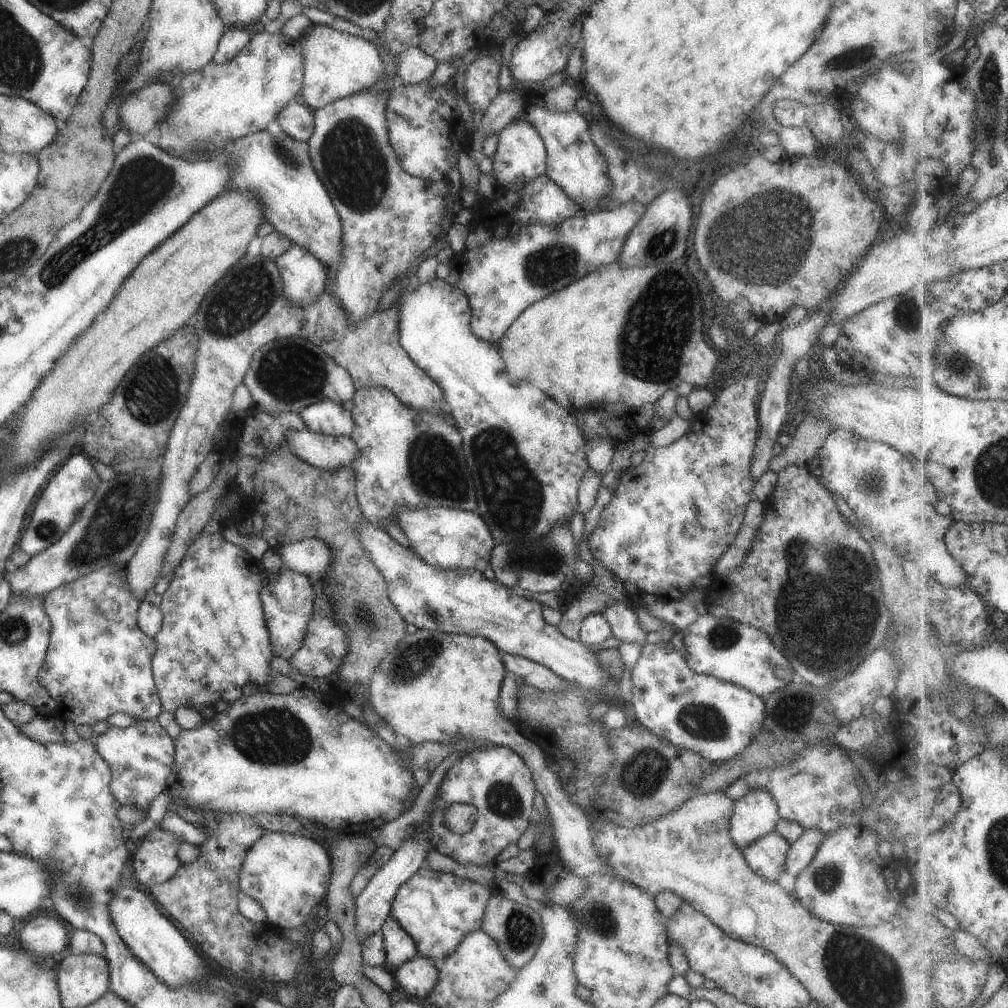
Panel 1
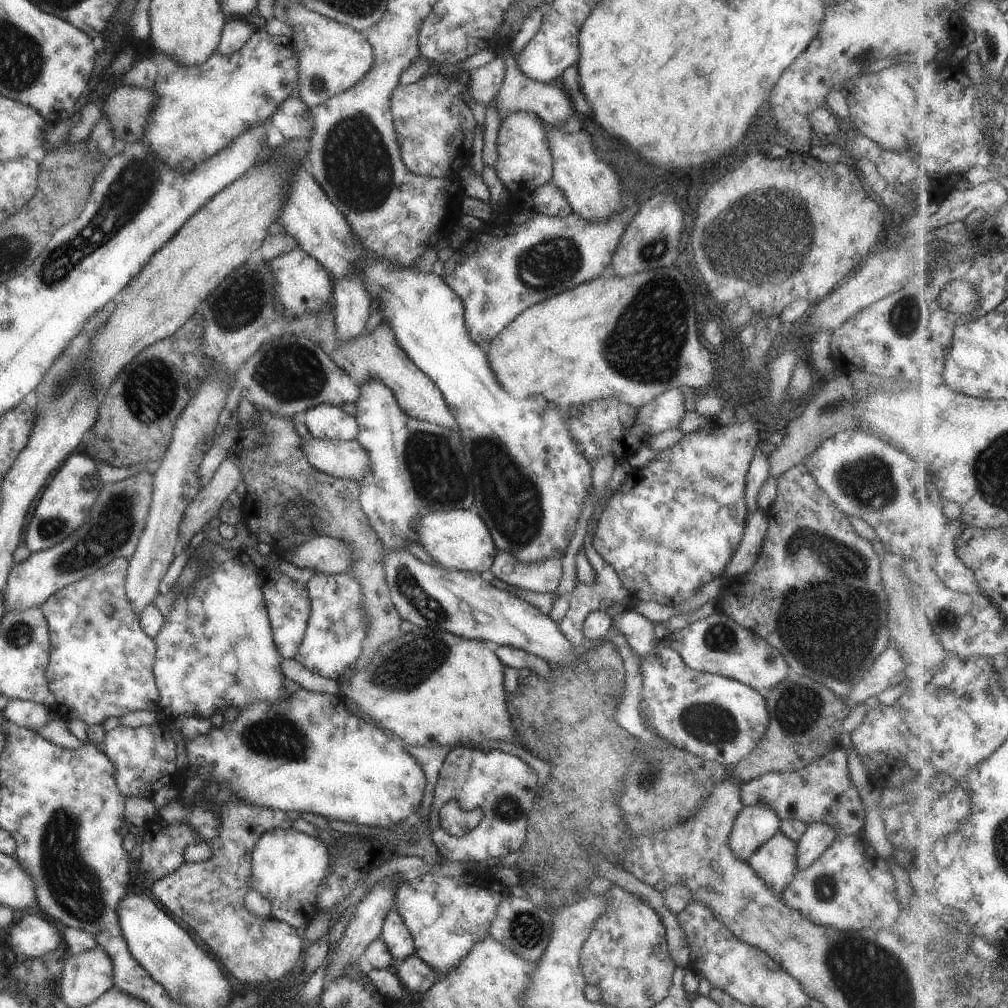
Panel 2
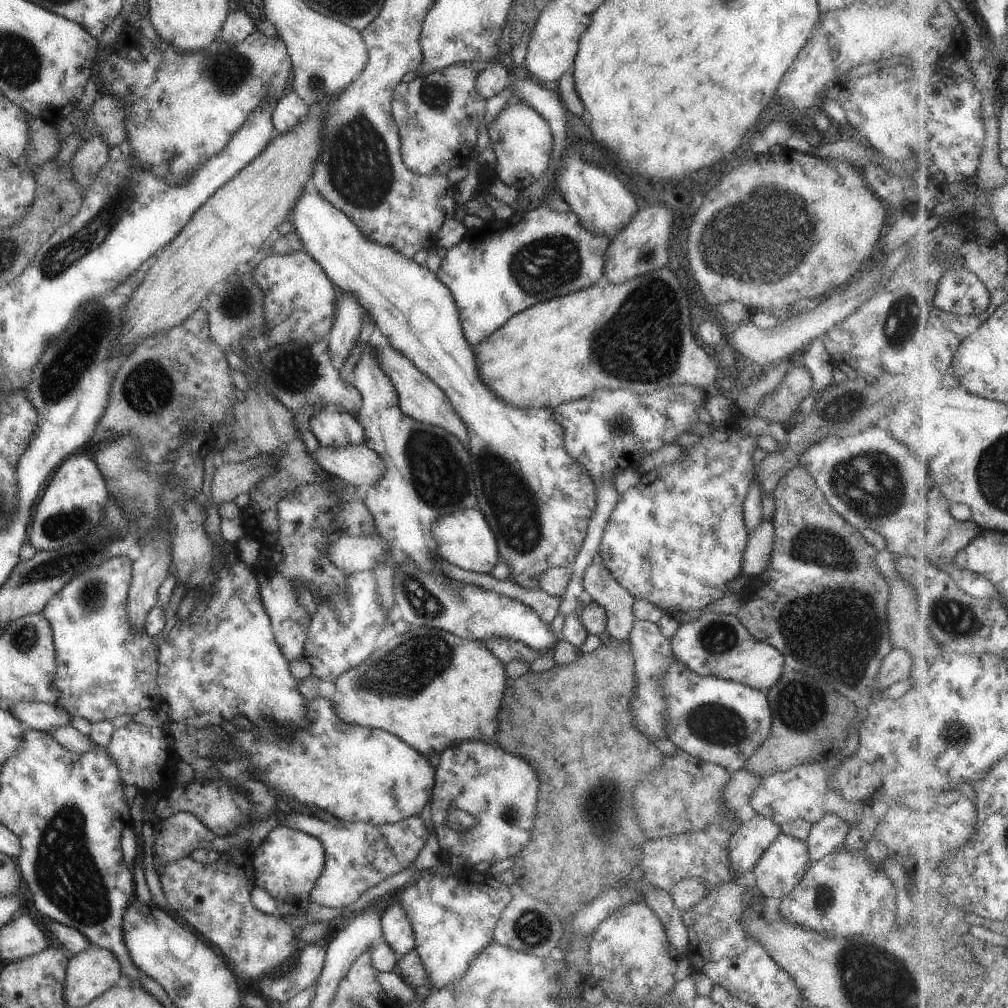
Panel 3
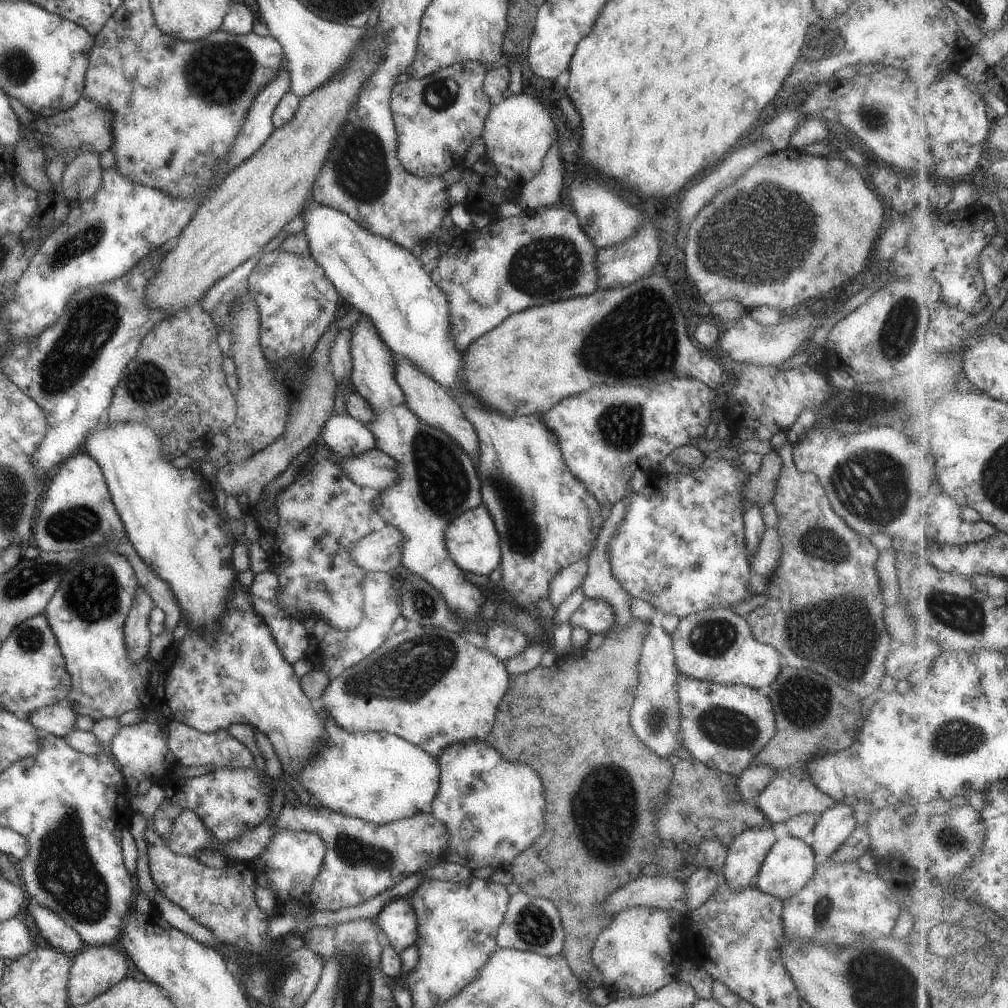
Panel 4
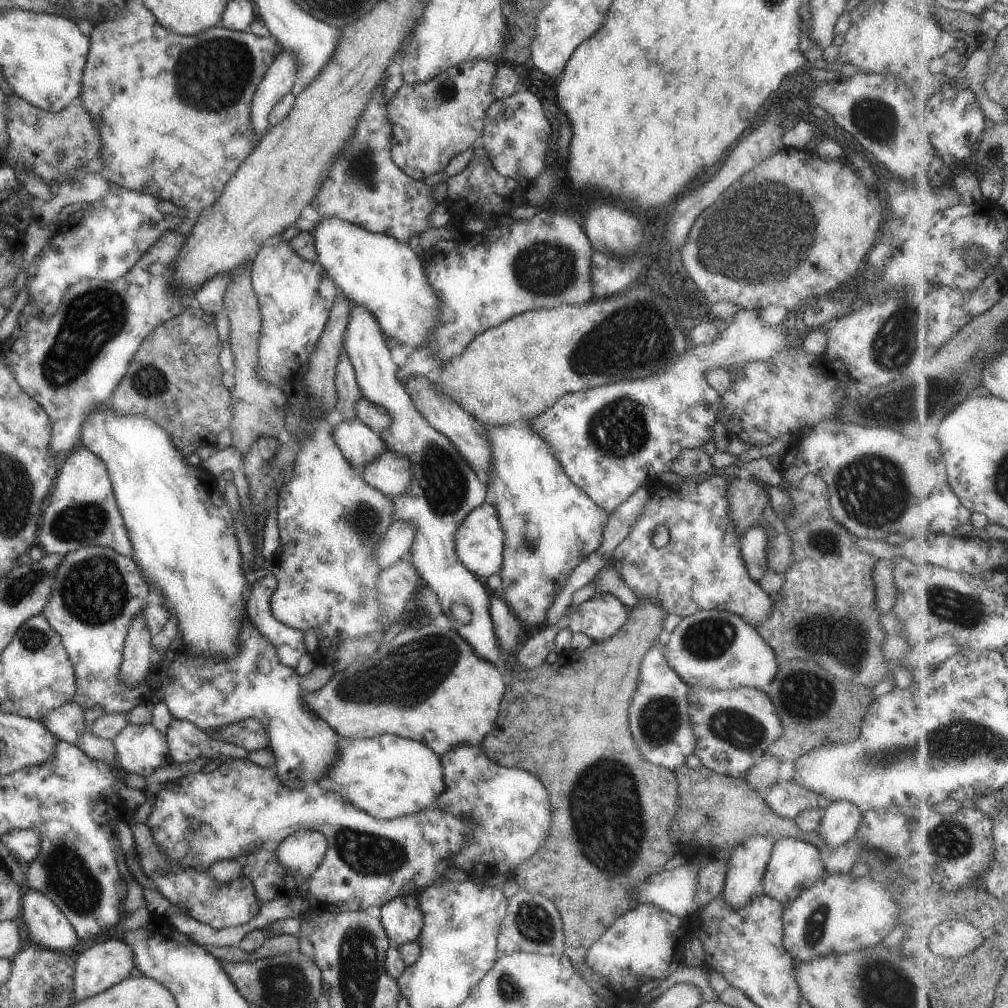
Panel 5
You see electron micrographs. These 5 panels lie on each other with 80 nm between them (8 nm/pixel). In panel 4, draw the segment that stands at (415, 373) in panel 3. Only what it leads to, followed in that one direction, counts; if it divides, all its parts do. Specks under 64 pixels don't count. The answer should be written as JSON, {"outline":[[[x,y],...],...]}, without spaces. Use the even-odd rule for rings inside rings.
{"outline":[[[394,364],[394,379],[397,386],[403,391],[404,402],[407,408],[426,425],[442,430],[450,436],[465,454],[473,461],[478,458],[479,447],[473,425],[465,418],[461,405],[453,398],[445,386],[441,386],[425,372],[420,371],[411,364]]]}

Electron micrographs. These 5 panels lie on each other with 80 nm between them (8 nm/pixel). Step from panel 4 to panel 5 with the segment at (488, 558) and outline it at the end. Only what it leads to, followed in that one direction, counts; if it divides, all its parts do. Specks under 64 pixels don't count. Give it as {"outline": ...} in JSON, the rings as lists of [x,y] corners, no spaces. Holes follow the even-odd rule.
{"outline":[[[481,503],[460,522],[454,534],[454,547],[459,562],[475,576],[487,578],[497,573],[502,563],[503,533],[497,511],[491,503]]]}

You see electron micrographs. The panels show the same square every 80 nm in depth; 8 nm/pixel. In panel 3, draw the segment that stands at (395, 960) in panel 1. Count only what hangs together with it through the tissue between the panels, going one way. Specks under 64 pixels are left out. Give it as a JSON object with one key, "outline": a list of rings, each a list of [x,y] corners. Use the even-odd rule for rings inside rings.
{"outline":[[[397,901],[387,906],[380,916],[380,936],[398,958],[414,948],[411,923]]]}

